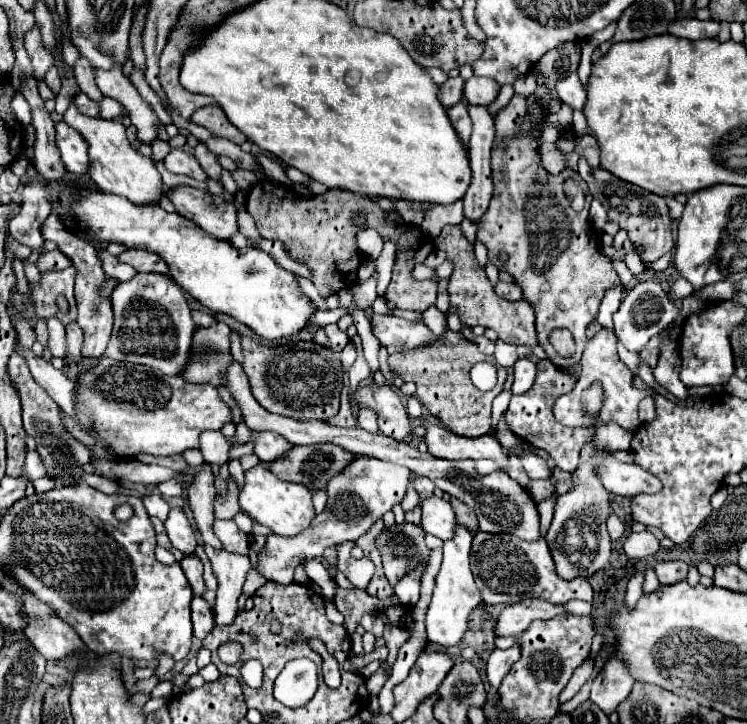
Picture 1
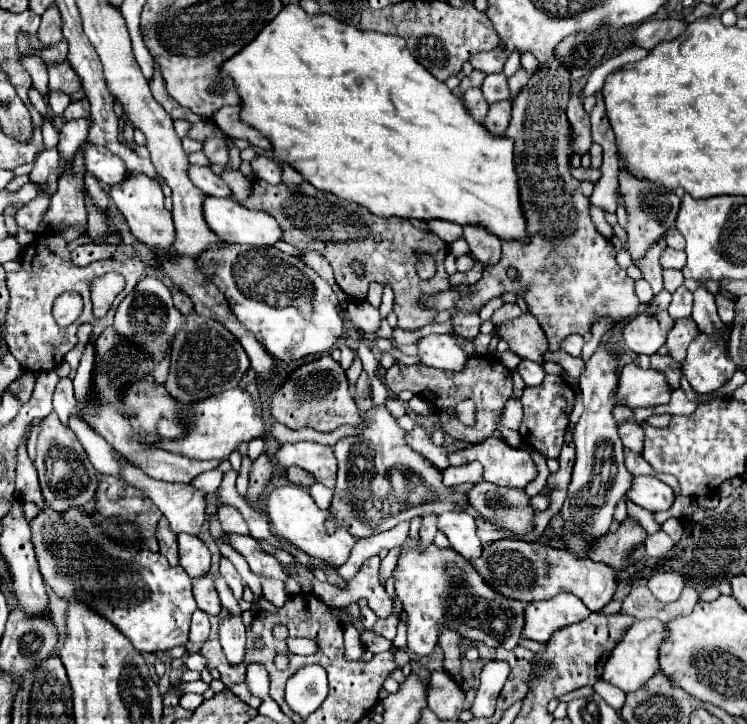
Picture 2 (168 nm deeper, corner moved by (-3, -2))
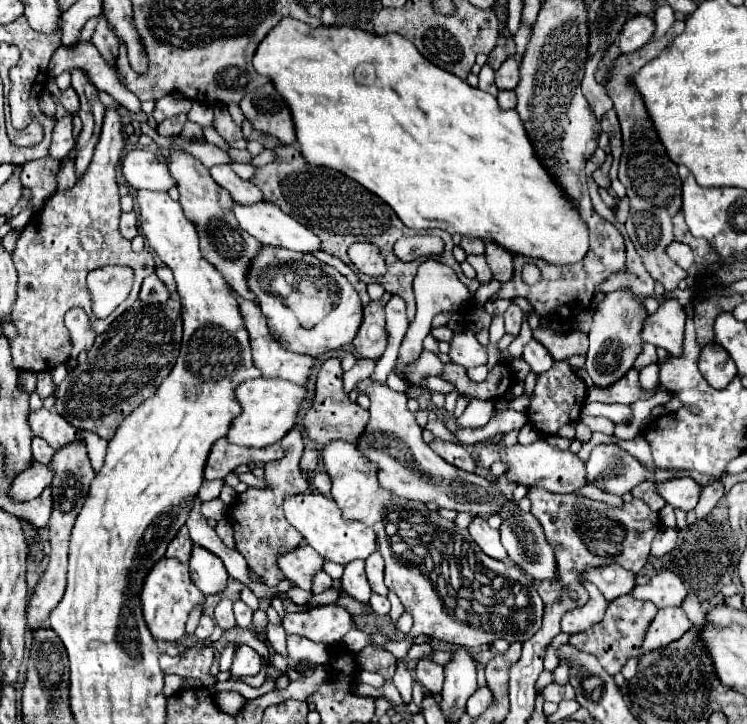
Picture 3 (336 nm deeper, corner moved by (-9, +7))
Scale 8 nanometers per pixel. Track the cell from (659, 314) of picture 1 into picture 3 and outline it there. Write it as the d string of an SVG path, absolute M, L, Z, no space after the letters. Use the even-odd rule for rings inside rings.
M667 299L655 313L651 313L641 331L641 339L655 347L661 347L673 355L681 353L683 343L683 329L685 329L685 311L679 301Z

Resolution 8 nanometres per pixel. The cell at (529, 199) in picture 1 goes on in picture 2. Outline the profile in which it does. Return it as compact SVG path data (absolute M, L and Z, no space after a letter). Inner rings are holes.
M553 56L551 62L541 64L537 72L531 74L529 82L523 90L513 98L513 116L507 128L507 136L515 140L515 166L521 186L521 202L527 218L529 244L523 242L503 242L503 256L497 266L485 268L483 278L471 286L469 296L461 296L455 288L449 288L439 294L423 296L419 304L423 308L441 312L447 310L451 316L457 312L479 312L483 304L491 298L501 296L503 292L521 294L529 306L529 312L539 320L551 350L559 350L559 344L569 334L585 334L595 320L601 316L613 316L617 320L635 316L641 312L641 304L635 294L635 282L627 276L627 272L615 260L615 248L609 238L601 236L589 216L589 198L581 194L581 182L571 174L571 154L573 154L573 136L567 120L567 102L571 96L571 76L569 70ZM507 268L519 270L519 280L507 278Z

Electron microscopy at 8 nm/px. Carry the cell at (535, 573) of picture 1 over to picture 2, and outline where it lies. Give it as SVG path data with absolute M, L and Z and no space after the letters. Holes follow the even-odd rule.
M499 540L483 550L483 556L473 560L477 572L487 580L491 588L507 598L521 602L549 600L559 592L571 592L579 596L591 612L599 612L617 590L617 572L605 564L597 564L587 558L579 558L569 550L555 550L547 544L531 544L521 540Z

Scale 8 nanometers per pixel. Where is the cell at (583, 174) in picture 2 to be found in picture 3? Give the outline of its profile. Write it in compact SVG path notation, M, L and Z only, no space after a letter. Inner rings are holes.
M607 154L604 163L593 171L593 179L599 187L609 187L611 181L609 181L608 173L612 165L613 157L611 154Z

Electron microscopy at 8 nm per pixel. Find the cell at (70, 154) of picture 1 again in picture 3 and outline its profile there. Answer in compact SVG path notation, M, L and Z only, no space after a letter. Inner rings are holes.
M129 149L121 159L121 173L125 181L135 189L151 189L151 191L169 191L175 181L169 175L167 163L157 163L153 149Z

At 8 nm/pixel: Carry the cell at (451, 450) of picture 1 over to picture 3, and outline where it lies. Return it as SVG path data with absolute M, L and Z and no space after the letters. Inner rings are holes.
M543 439L531 443L531 445L511 445L511 447L499 447L499 445L483 445L477 455L477 467L489 469L493 463L505 465L505 477L523 487L543 487L553 493L573 493L575 489L585 485L585 463L577 459L571 451L561 451L551 445L547 445Z

